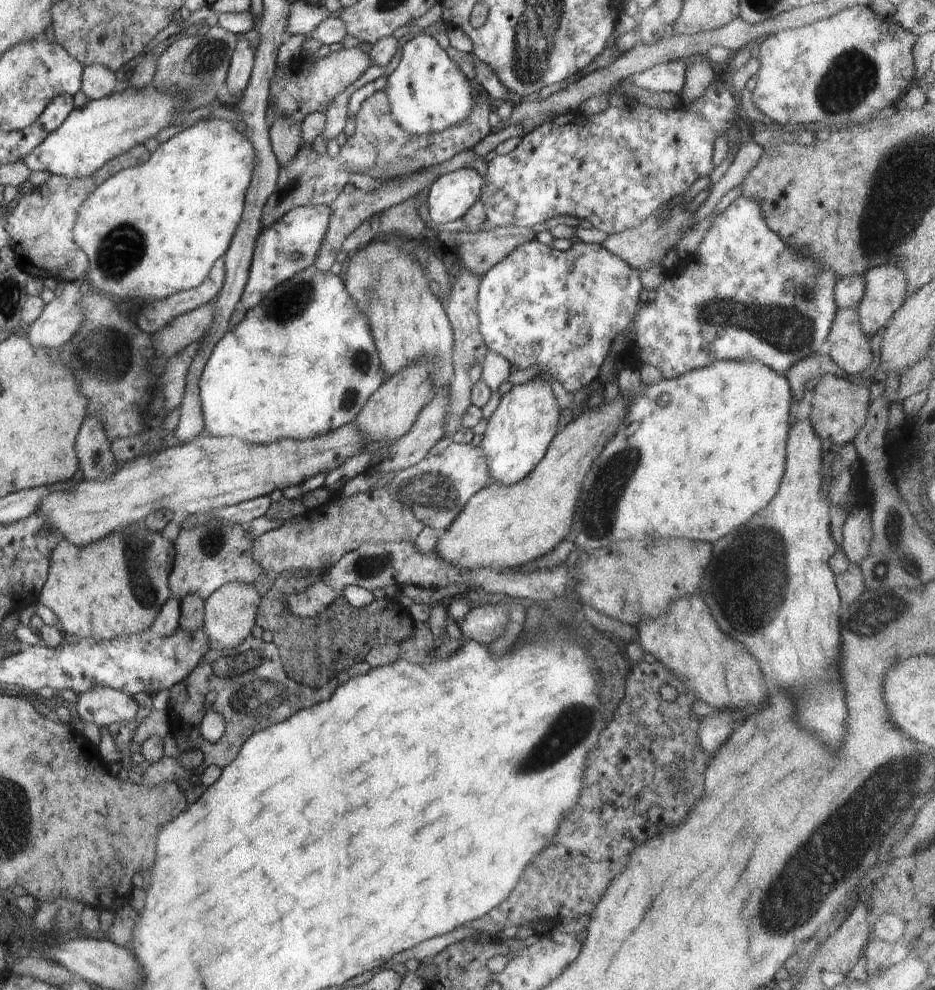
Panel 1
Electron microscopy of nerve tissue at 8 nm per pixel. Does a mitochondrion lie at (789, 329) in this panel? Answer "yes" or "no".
yes

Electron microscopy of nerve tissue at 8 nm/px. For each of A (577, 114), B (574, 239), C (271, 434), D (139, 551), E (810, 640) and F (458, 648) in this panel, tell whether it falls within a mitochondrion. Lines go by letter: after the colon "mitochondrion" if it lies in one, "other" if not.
A: other
B: other
C: other
D: mitochondrion
E: other
F: other

